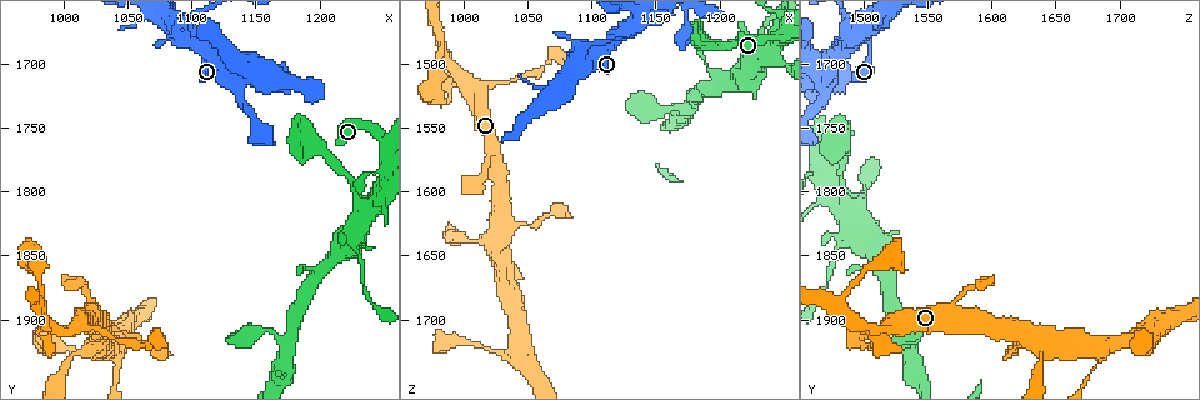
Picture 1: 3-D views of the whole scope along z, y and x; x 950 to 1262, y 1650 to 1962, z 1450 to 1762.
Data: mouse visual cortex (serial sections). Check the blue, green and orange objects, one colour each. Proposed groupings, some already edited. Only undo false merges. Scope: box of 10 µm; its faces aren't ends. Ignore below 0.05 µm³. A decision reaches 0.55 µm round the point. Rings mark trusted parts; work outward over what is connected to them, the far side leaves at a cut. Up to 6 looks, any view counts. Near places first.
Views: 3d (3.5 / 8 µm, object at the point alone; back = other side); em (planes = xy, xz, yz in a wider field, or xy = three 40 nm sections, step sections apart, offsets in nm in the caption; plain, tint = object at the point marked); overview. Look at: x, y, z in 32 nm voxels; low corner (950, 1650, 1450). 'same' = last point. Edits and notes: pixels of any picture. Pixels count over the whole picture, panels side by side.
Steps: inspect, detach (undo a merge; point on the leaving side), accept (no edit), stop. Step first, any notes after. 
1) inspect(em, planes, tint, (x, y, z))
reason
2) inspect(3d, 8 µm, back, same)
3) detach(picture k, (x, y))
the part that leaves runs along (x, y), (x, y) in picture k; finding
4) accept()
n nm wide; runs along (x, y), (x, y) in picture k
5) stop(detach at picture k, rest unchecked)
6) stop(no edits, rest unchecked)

inspect(3d, 8 µm, (1240, 1814, 1482))
looks like a crossing

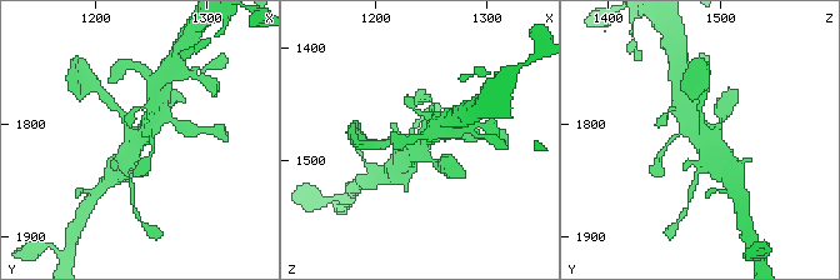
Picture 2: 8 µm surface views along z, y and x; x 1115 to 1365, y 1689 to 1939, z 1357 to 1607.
inspect(em, xy, step 1, tint, same)
shape alone is not enough

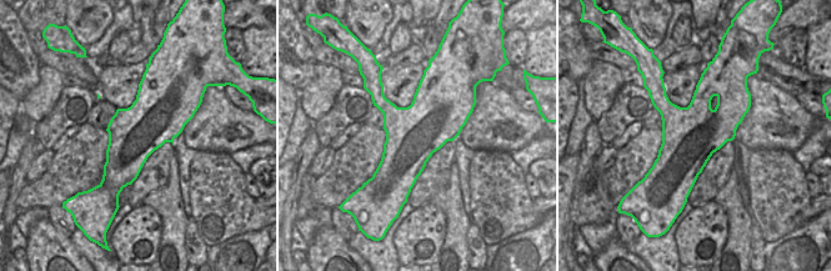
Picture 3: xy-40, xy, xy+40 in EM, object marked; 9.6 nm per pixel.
accept()
runs along (160, 110), (121, 166) in picture 2; one cell here

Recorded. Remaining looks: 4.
inspect(3d, 3.5 µm, (1134, 1700, 1472))
looks like a crossing

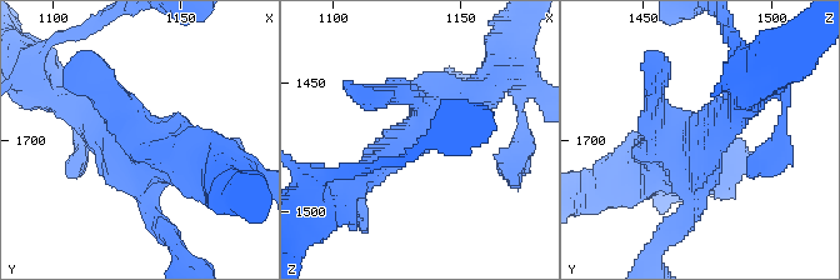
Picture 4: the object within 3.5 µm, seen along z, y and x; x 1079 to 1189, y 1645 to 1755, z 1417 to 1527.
inspect(em, xy, step 2, tint, (1132, 1700, 1470))
4 arms; arms of 250, 300, 400, 600 nm

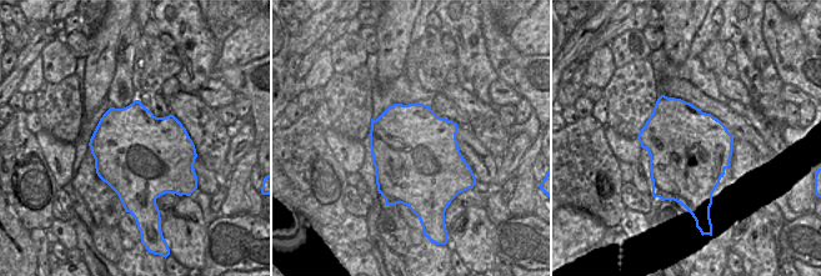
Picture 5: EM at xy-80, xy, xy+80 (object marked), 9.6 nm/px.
accept()
one cell here

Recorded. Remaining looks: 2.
inspect(3d, 3.5 µm, (1022, 1922, 1640))
three arms meet

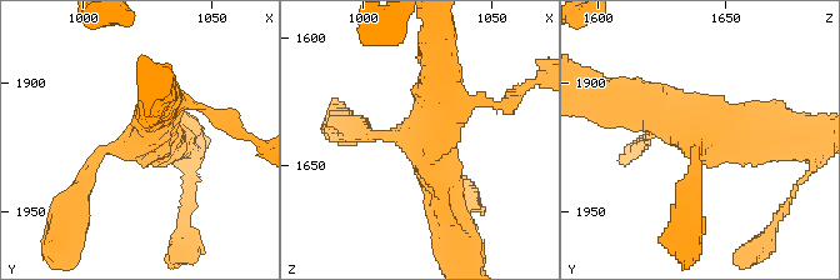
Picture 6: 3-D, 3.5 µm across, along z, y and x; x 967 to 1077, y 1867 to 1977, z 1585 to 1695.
inspect(em, xy, step 2, tint, (1022, 1922, 1638))
3 arms; arms of 150, 500, 500 nm

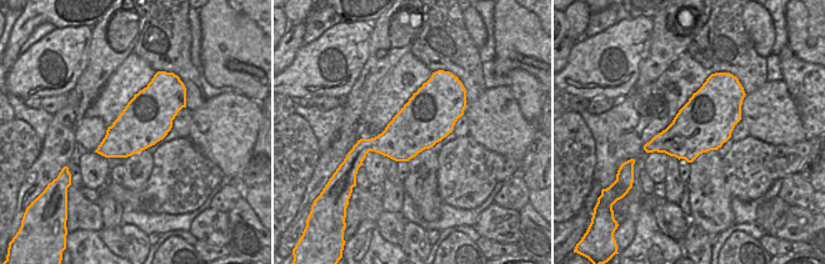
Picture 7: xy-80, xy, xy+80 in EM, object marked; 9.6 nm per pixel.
accept()
runs along (628, 101), (708, 133), (778, 140) in picture 6; continuous, no second cell

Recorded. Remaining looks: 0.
stop(no edits, rest unchecked)

